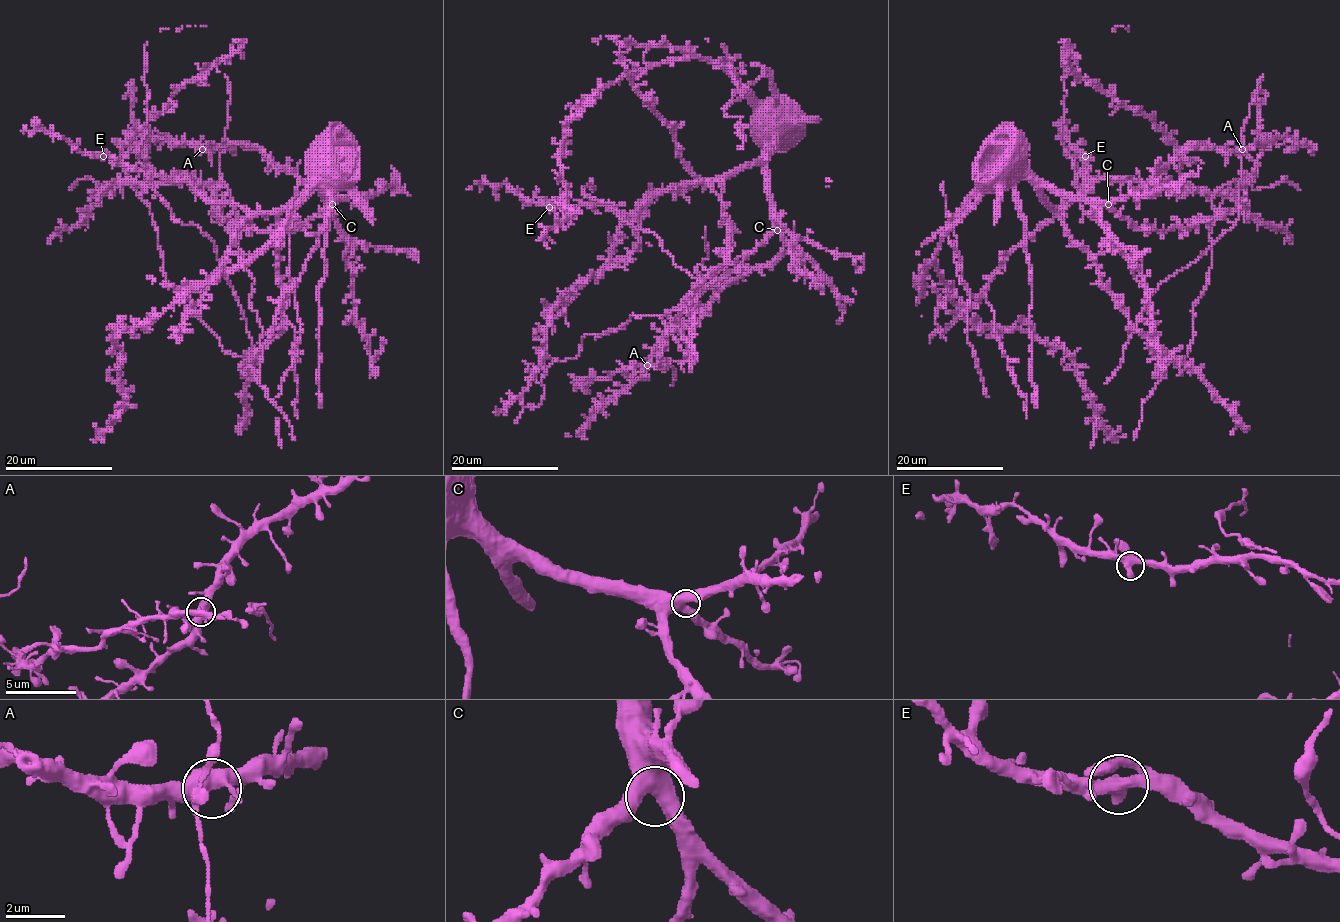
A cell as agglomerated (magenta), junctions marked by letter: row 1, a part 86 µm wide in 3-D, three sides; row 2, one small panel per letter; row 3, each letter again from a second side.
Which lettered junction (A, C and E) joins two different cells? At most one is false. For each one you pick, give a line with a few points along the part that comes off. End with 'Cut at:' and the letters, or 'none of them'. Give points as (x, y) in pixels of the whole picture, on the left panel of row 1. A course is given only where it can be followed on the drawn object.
Cut at: none of them

